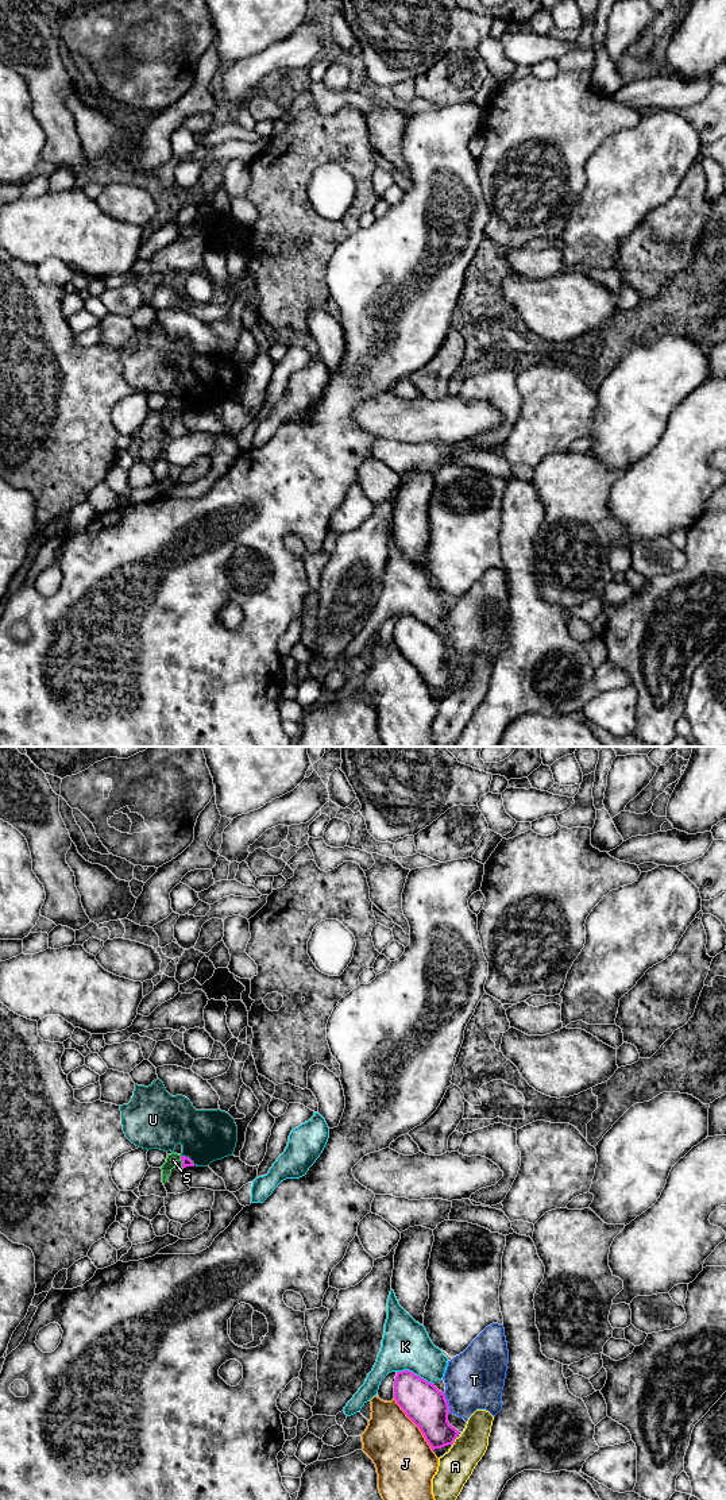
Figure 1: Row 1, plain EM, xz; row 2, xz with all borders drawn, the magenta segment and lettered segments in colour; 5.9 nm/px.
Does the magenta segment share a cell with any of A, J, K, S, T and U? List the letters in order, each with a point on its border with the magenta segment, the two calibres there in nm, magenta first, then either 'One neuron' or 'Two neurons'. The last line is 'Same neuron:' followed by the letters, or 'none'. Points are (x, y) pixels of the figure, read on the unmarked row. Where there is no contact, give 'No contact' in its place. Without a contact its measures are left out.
A: Touches magenta at xz (454, 685). Thickness 240 nm (magenta) against 200 nm. Two neurons
J: Touches magenta at xz (416, 668). Thickness 240 nm (magenta) against 360 nm. Two neurons
K: Touches magenta at xz (416, 619). Thickness 240 nm (magenta) against 280 nm. Two neurons
S: Touches magenta at xz (181, 404). Thickness 60 nm (magenta) against 80 nm. Two neurons
T: Touches magenta at xz (447, 647). Thickness 240 nm (magenta) against 360 nm. Two neurons
U: Touches magenta at xz (188, 401). Thickness 60 nm (magenta) against 300 nm. Two neurons
Same neuron: none

